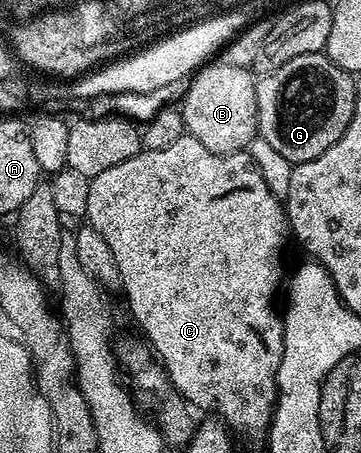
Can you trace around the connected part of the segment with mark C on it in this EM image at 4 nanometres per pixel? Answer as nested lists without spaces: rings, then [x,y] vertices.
[[[184,133],[166,149],[140,150],[138,155],[129,157],[129,161],[121,161],[121,165],[113,165],[113,169],[105,169],[105,173],[97,173],[97,177],[90,179],[85,219],[112,250],[120,273],[121,290],[127,294],[127,307],[131,310],[132,317],[139,322],[140,329],[147,334],[146,342],[171,379],[172,386],[192,408],[200,407],[207,411],[203,413],[218,417],[232,432],[262,436],[271,424],[275,409],[275,382],[283,356],[283,321],[277,307],[275,311],[275,294],[278,291],[280,294],[281,284],[285,279],[283,250],[287,247],[287,239],[289,240],[289,224],[280,196],[274,195],[267,188],[267,178],[261,173],[255,158],[247,151],[218,155],[205,149],[205,145],[201,145],[201,141],[197,141],[192,135]]]

